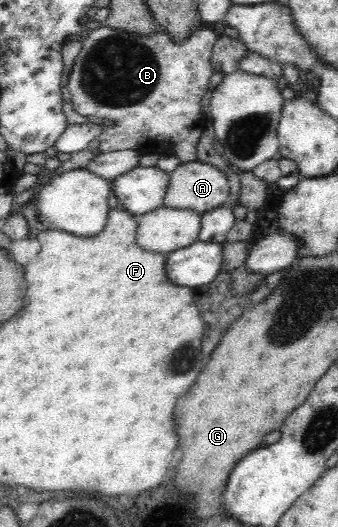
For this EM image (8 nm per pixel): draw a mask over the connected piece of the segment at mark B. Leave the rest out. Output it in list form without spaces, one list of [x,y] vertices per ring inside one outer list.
[[[103,24],[81,40],[81,50],[68,78],[67,88],[73,108],[83,116],[97,116],[117,122],[117,126],[107,126],[105,132],[101,132],[99,154],[133,149],[141,154],[175,154],[181,162],[195,161],[196,142],[205,130],[201,100],[207,91],[207,82],[214,73],[210,56],[218,37],[219,34],[213,28],[203,25],[191,31],[186,39],[177,41],[167,33],[155,32],[151,36],[137,36]]]

